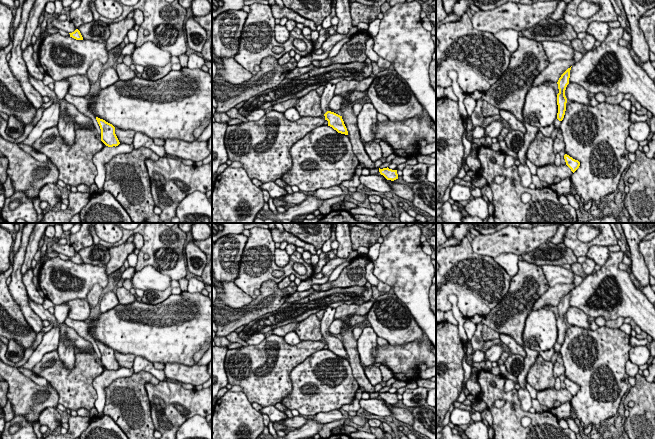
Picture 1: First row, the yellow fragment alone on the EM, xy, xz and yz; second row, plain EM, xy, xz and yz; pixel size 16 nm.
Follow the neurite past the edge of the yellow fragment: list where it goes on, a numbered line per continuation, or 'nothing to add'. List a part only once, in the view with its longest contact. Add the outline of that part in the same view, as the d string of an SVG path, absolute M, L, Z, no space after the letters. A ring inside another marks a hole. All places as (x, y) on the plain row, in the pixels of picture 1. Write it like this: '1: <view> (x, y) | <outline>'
1: xz (328, 317) | M328 307L324 310L324 315L321 319L321 333L323 338L325 338L327 335L330 335L329 327L334 321L335 312L336 309L332 307Z

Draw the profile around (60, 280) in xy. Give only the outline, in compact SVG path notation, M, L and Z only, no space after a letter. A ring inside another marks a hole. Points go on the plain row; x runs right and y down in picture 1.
M55 257L45 261L38 274L38 284L45 298L55 305L74 299L86 299L95 284L105 288L109 281L105 266L76 264Z

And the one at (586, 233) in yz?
M583 224L578 231L578 238L582 242L590 242L600 233L600 229Z

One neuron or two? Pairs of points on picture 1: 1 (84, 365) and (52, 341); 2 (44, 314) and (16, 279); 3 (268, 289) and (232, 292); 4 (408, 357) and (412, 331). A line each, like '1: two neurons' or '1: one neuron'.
1: two neurons
2: two neurons
3: two neurons
4: two neurons

